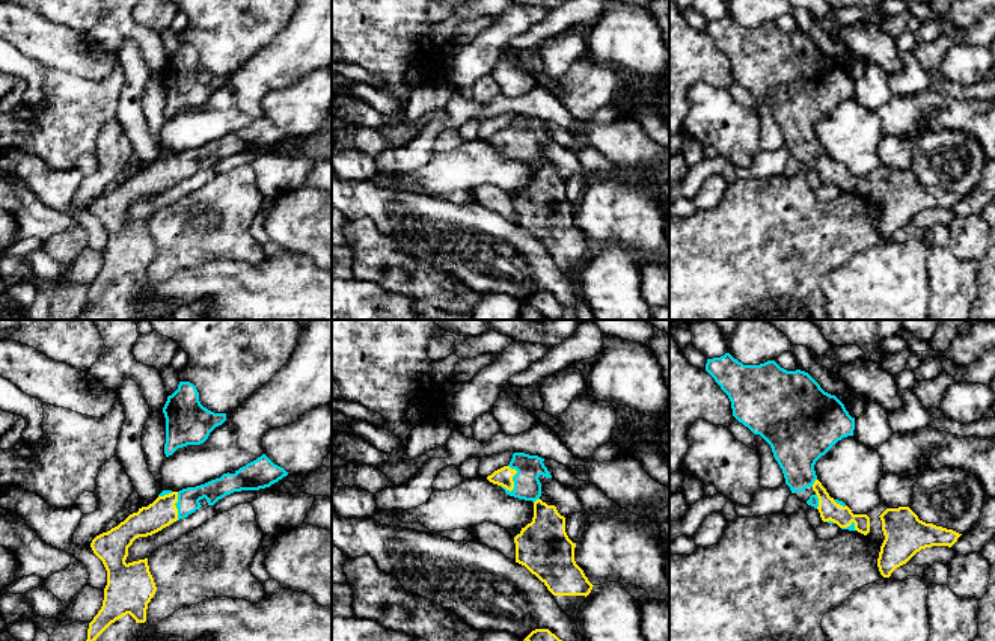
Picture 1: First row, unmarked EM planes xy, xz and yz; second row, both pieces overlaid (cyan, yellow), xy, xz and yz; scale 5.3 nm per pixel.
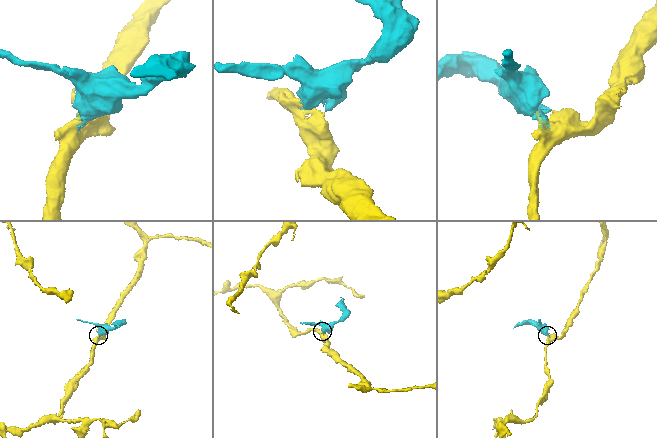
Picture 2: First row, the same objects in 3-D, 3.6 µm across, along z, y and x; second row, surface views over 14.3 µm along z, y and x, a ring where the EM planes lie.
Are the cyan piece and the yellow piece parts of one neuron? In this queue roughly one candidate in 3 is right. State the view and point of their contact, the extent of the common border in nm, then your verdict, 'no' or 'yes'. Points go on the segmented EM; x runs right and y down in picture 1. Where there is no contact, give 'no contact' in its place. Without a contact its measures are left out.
meets cyan in xz at (513, 478); contact 150 nm long; yes

